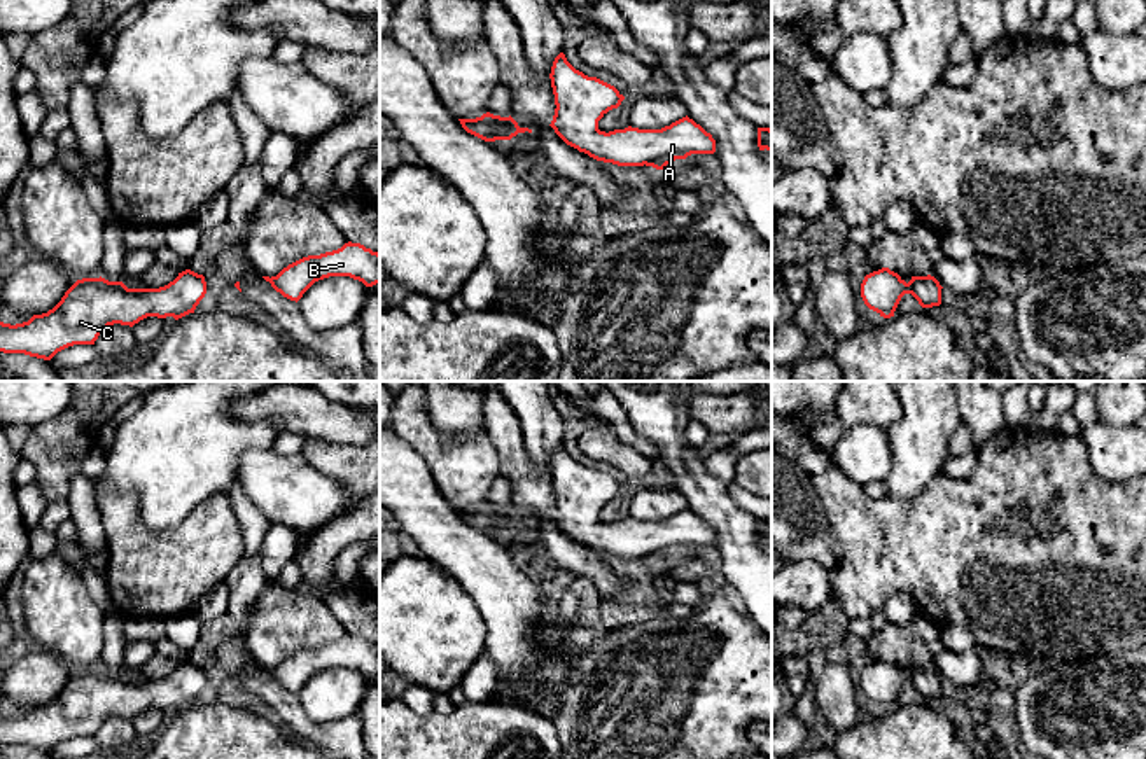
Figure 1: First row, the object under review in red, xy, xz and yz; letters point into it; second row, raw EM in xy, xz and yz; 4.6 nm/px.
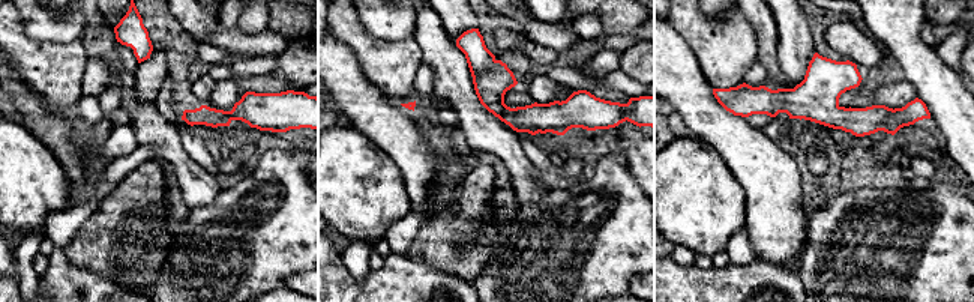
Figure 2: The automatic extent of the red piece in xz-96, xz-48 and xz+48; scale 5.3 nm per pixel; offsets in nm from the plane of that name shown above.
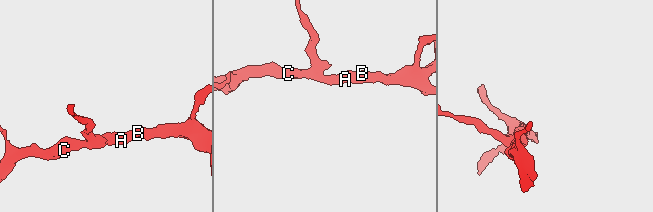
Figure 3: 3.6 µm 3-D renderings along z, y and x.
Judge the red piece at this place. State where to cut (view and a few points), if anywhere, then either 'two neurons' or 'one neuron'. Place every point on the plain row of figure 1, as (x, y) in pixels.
no cut; one neuron

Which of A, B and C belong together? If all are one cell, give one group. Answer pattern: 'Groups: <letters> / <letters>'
Groups: A B C

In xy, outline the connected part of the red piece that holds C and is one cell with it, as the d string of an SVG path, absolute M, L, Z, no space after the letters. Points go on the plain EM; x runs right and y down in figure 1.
M191 661L159 680L128 680L101 668L82 670L47 705L16 717L0 714L0 743L51 752L68 738L94 736L114 715L133 719L147 708L178 712L194 705L205 686L205 668Z

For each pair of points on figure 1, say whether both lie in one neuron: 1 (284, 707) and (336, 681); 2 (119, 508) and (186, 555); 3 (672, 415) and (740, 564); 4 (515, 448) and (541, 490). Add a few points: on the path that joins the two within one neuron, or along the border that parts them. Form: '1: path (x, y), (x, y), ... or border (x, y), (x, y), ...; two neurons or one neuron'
1: border (296, 695), (310, 719), (319, 723), (335, 721); two neurons
2: path (130, 525), (160, 555), (168, 555); one neuron
3: path (674, 452), (683, 473), (733, 527); one neuron
4: path (515, 459), (517, 467), (531, 481); one neuron

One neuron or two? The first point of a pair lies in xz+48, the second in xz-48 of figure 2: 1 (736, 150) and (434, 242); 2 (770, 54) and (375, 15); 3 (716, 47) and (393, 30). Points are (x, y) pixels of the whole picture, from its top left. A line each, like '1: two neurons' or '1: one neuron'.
1: two neurons
2: two neurons
3: two neurons

